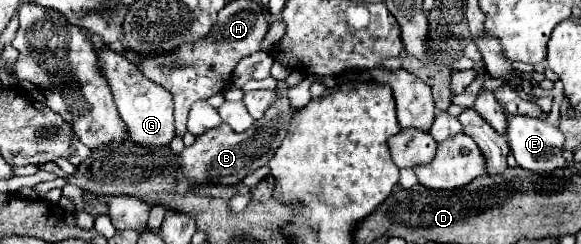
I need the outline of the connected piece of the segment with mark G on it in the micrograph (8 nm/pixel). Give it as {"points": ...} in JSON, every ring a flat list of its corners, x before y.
{"points":[[101,45,97,49,97,55,99,55,99,69,103,71,103,77,109,83,117,111,121,119,129,125,129,139,141,147,169,145,171,139,175,137,171,93,167,93,161,85,151,83,131,61,123,59,123,55,111,51,107,45]]}

